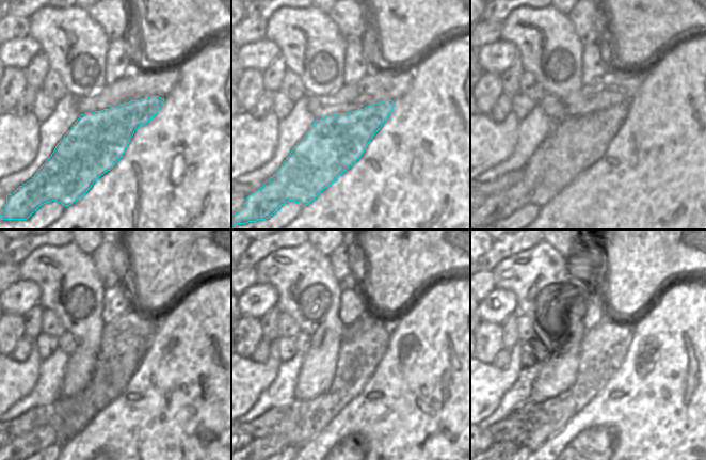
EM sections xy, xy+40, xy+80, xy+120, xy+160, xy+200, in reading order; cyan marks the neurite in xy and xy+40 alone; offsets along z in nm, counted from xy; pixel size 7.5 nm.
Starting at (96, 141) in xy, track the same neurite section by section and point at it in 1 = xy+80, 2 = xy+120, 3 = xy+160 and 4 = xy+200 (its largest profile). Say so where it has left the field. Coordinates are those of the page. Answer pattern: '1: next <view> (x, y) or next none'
1: next xy+80 (576, 143)
2: next xy+120 (73, 414)
3: next xy+160 (268, 446)
4: next xy+200 (497, 446)

